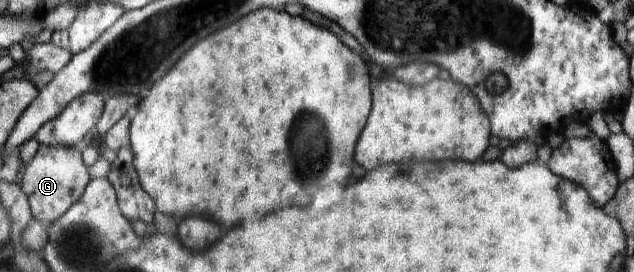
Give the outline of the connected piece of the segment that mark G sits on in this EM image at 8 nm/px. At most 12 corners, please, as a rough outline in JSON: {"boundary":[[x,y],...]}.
{"boundary":[[40,144],[17,180],[47,226],[91,183],[76,146]]}

